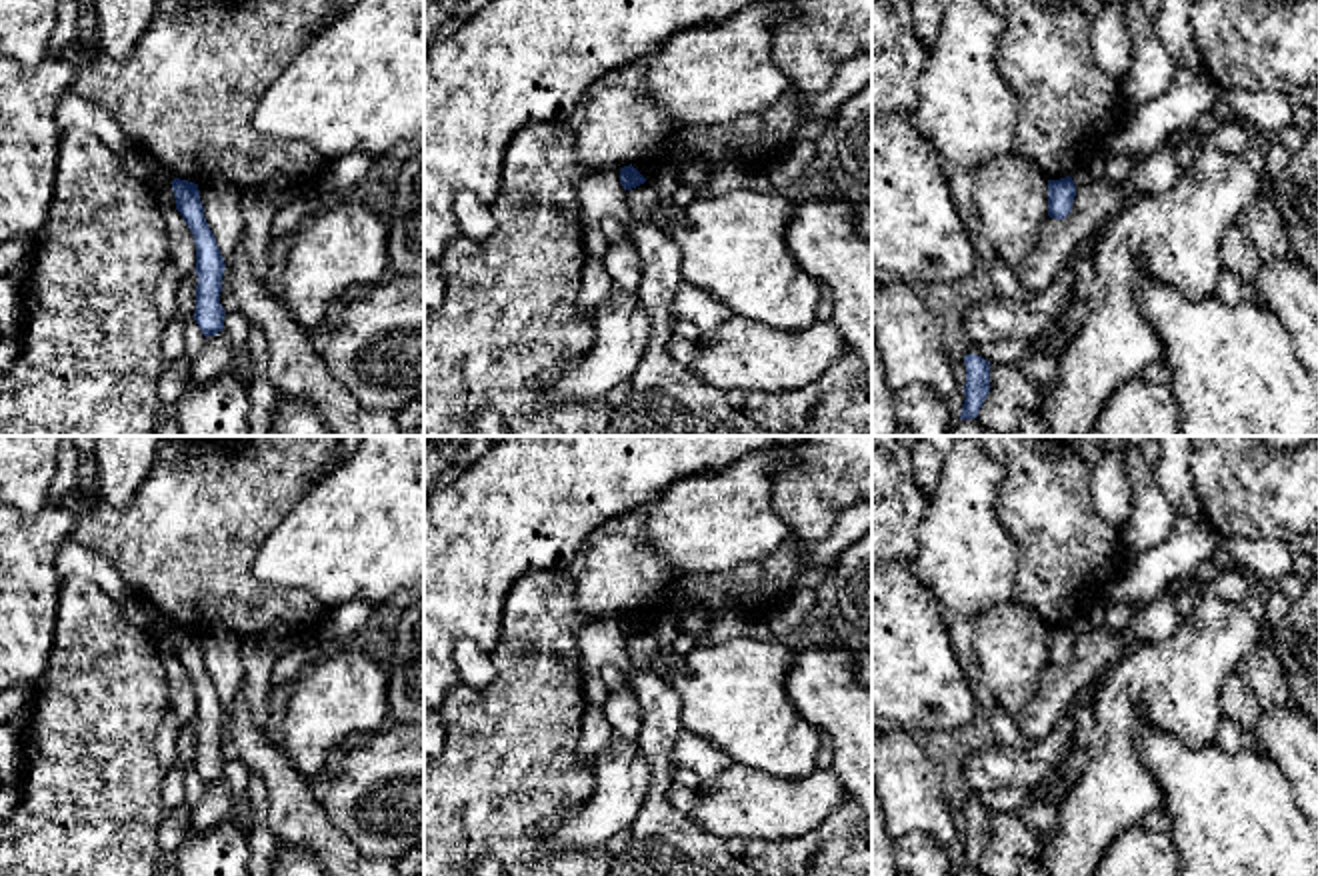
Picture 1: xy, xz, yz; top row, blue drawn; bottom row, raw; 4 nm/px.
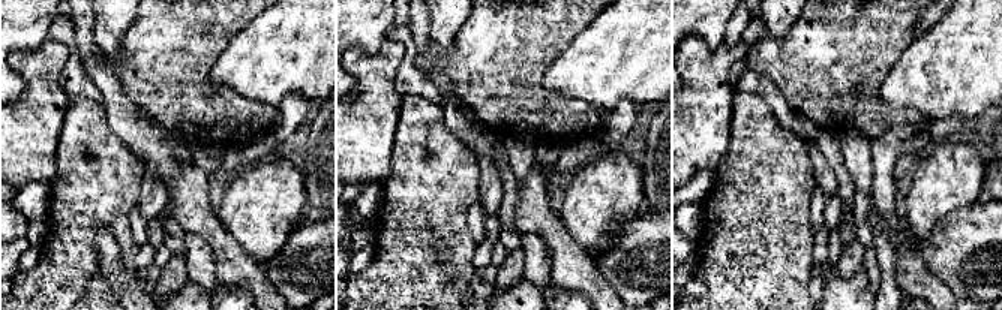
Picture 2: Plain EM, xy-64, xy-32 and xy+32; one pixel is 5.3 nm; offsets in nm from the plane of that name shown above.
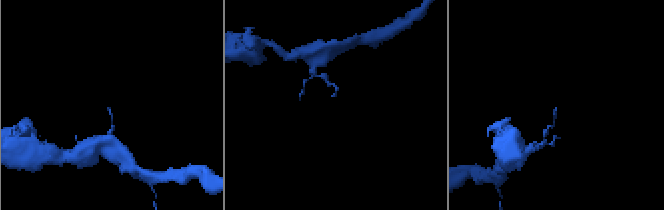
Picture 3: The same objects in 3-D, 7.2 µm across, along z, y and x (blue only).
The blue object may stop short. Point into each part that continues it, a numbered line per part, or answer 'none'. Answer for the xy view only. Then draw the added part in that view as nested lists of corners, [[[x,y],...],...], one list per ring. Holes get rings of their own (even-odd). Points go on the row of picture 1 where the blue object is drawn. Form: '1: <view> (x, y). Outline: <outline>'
none

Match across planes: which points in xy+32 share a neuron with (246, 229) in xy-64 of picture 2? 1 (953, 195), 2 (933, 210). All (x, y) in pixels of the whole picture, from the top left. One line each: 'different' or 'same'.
1: same
2: same

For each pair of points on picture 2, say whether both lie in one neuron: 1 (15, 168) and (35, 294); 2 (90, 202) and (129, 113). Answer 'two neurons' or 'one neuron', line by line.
1: two neurons
2: two neurons

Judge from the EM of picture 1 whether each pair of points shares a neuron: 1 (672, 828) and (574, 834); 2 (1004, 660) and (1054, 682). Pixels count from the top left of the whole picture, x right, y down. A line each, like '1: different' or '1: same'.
1: different
2: different

